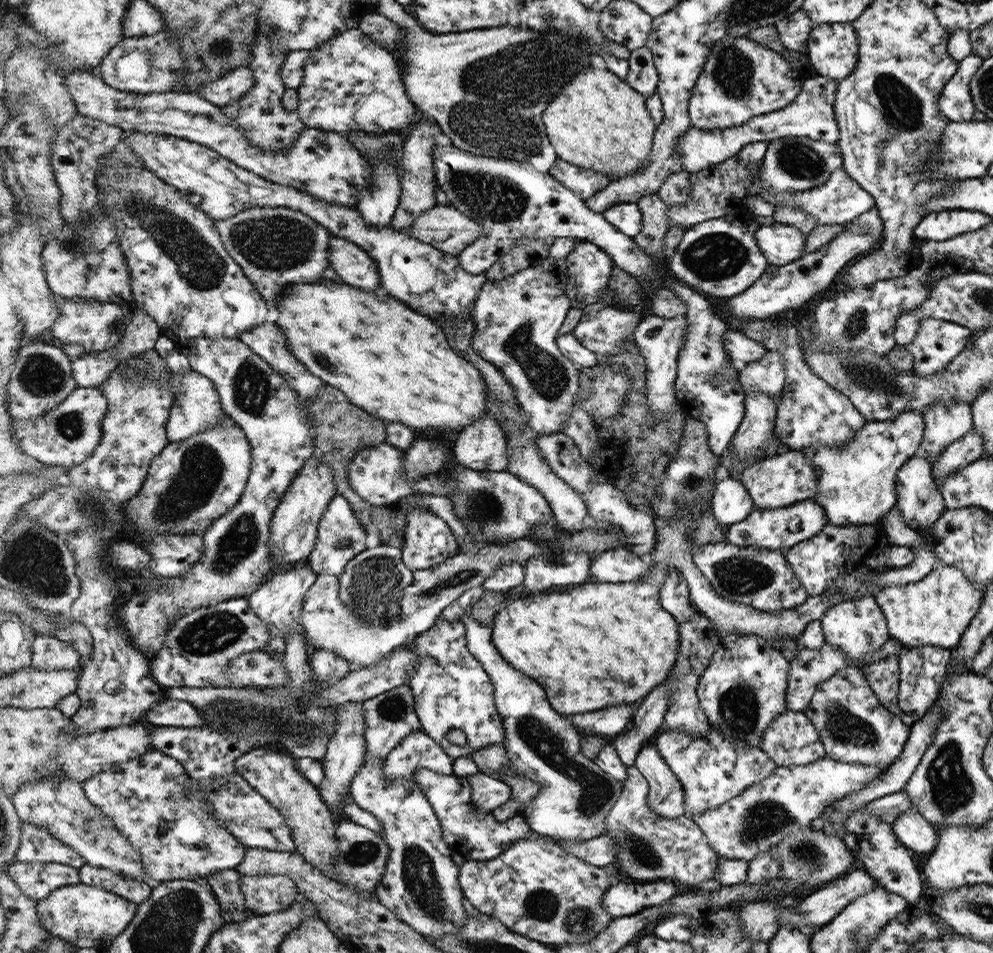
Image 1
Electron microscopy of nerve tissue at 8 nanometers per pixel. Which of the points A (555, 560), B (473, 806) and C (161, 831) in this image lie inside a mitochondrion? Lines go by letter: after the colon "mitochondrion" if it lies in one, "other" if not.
A: mitochondrion
B: other
C: other

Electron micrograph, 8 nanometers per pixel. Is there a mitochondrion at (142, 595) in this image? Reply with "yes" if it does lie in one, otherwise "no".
no

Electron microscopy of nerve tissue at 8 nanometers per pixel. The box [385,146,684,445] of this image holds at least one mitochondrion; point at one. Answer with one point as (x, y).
(493, 198)

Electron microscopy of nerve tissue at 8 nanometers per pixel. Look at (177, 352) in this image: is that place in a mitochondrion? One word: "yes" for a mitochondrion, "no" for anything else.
no

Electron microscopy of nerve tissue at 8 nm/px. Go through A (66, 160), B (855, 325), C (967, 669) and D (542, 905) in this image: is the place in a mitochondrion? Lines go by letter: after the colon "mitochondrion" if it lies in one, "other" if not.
A: other
B: mitochondrion
C: other
D: mitochondrion

